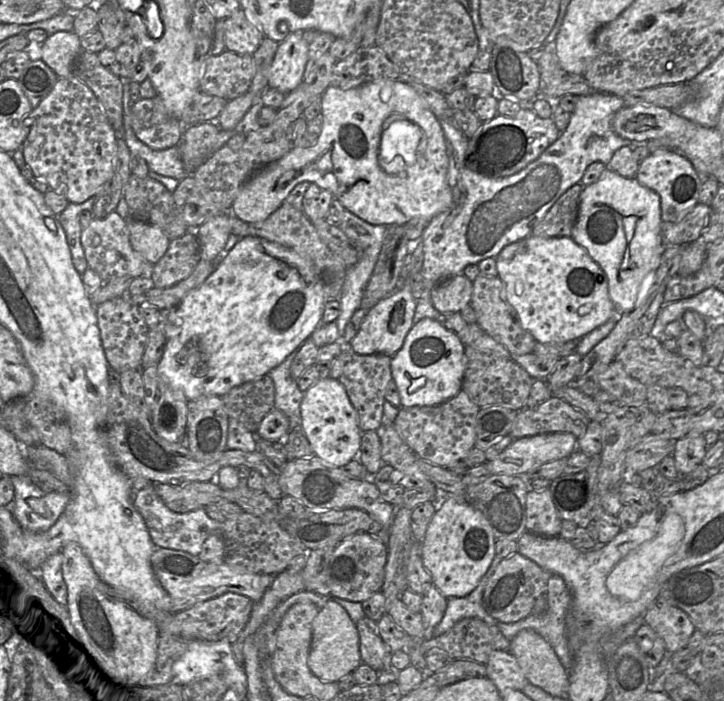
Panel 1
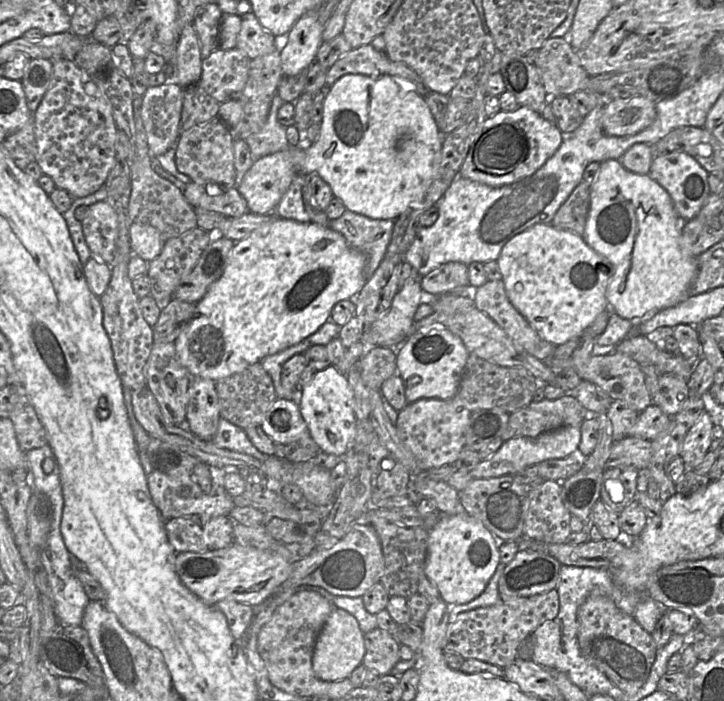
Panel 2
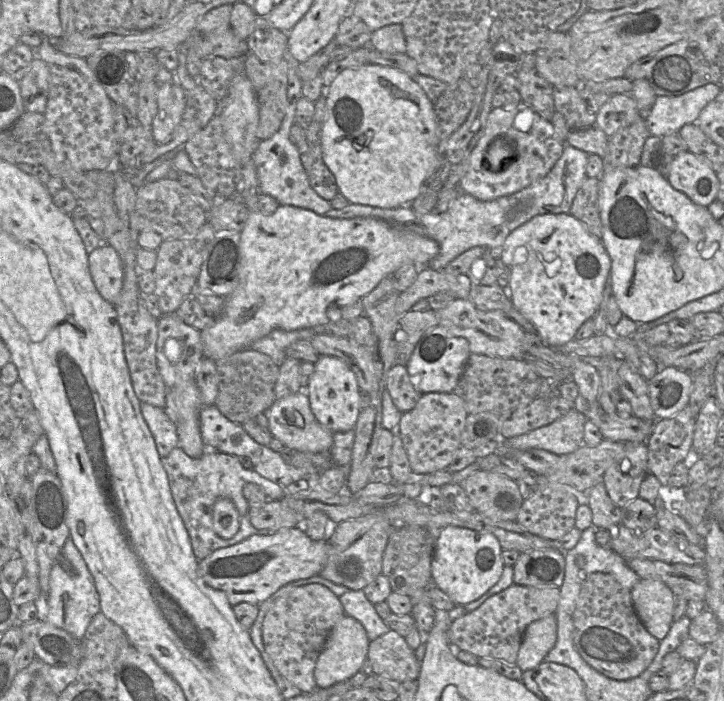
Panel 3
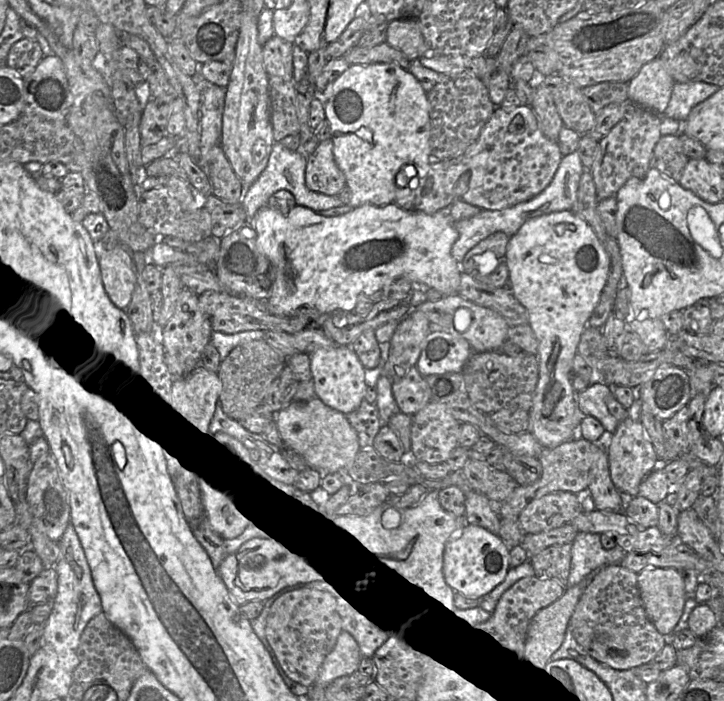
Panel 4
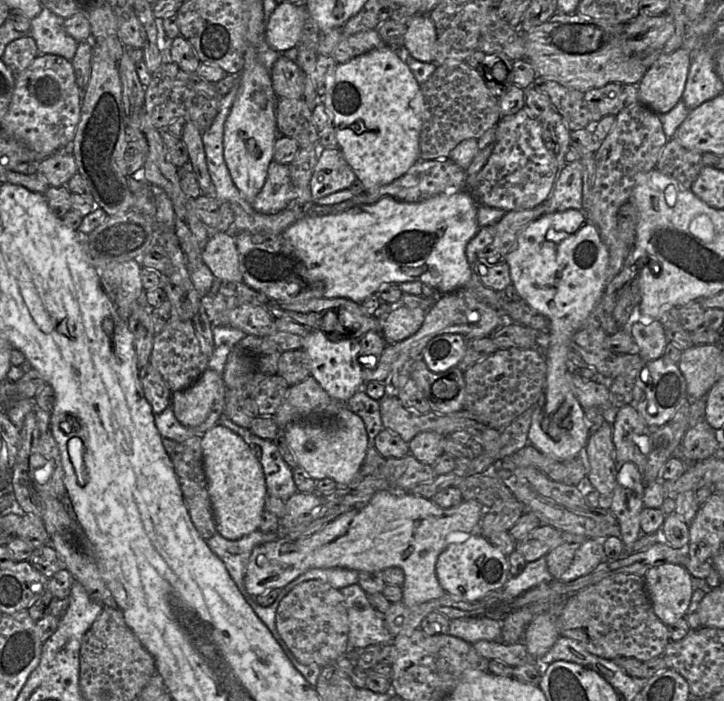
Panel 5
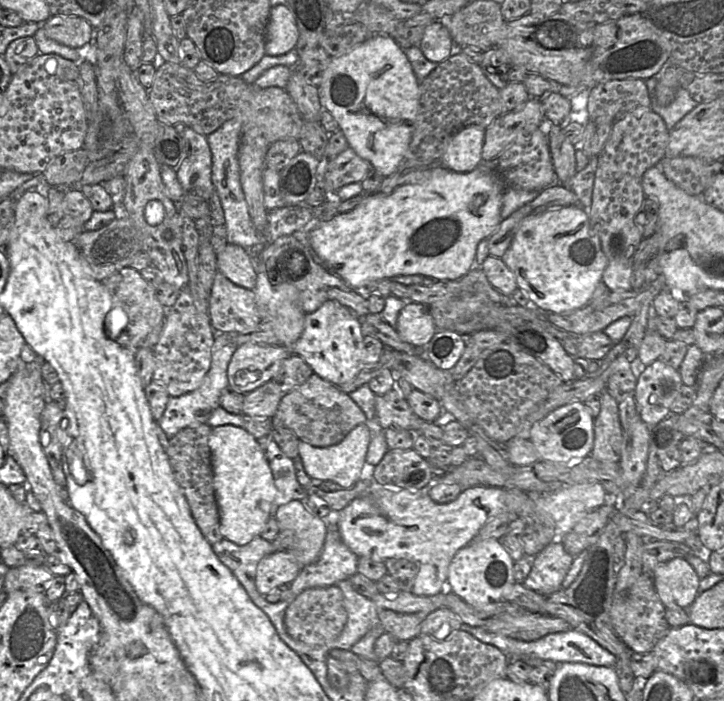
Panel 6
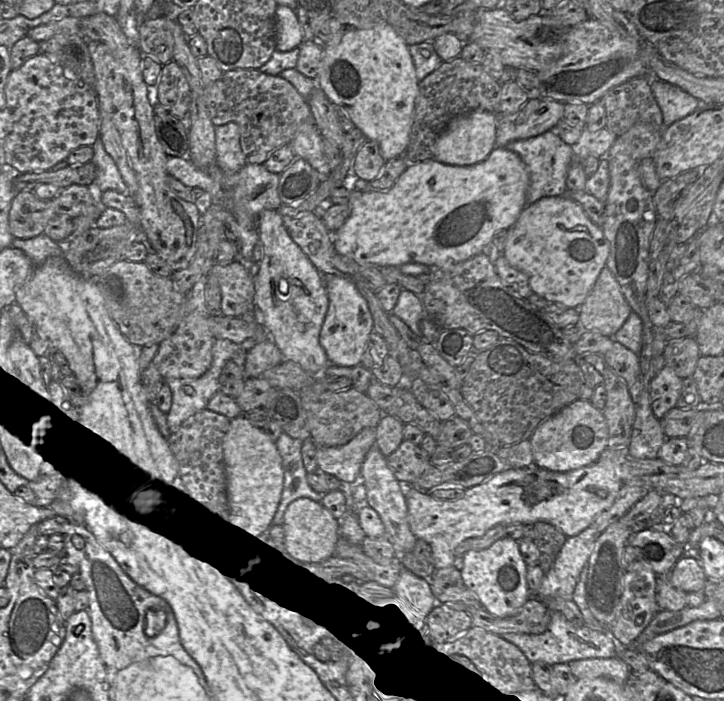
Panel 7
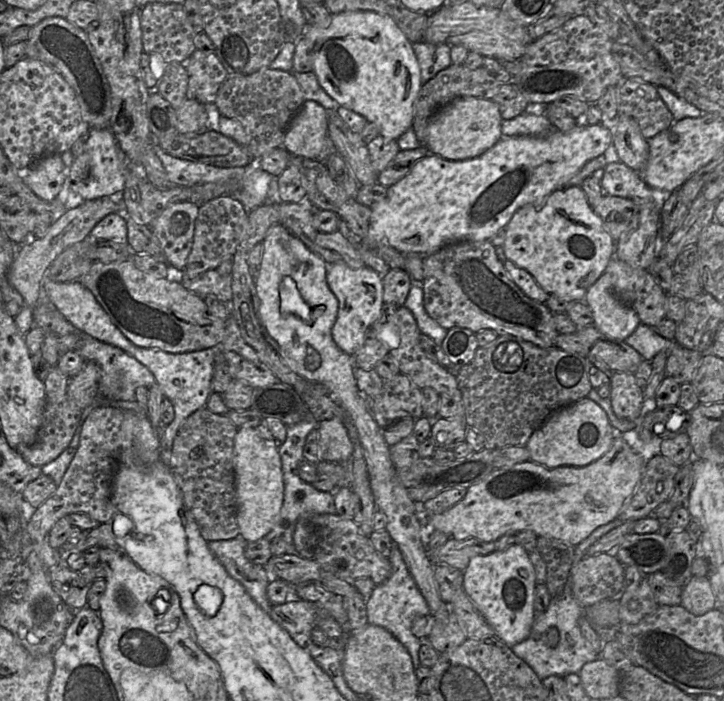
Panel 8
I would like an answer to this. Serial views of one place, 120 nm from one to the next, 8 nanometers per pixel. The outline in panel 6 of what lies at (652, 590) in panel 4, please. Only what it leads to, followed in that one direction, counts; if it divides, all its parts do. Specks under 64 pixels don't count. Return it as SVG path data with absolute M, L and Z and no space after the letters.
M684 558L660 563L651 572L656 592L668 608L689 608L698 596L700 578Z

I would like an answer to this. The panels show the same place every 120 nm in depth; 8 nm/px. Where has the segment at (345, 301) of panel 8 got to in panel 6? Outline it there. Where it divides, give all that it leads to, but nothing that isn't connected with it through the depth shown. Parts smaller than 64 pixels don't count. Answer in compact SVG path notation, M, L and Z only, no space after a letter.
M327 300L313 313L306 313L303 332L292 350L306 361L314 374L340 387L361 370L363 340L357 316L339 301Z

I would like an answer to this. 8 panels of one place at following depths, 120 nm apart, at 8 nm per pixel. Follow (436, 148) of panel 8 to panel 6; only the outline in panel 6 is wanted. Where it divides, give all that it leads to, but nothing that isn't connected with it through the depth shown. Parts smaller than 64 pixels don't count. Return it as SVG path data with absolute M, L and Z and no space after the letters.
M476 125L462 128L450 139L440 161L456 173L474 171L482 163L485 129Z

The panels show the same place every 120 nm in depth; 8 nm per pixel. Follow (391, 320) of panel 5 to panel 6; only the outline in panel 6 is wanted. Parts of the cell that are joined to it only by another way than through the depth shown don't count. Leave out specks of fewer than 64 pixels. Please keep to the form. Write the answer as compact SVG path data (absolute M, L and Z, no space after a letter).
M412 301L400 311L395 329L403 341L416 348L424 348L438 331L428 306Z

